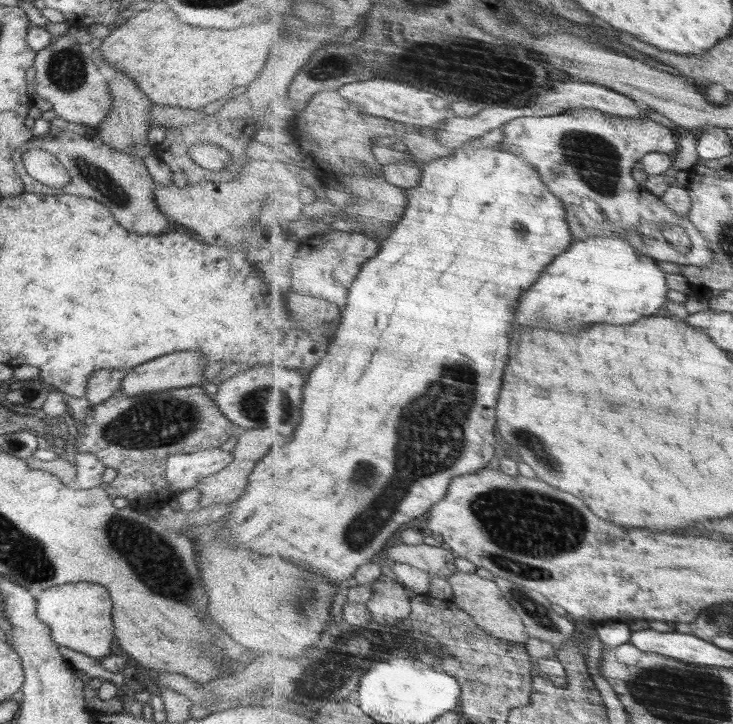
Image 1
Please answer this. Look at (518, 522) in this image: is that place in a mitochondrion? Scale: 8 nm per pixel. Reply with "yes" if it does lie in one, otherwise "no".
yes

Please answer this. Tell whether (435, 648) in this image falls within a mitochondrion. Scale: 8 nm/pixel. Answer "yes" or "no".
yes

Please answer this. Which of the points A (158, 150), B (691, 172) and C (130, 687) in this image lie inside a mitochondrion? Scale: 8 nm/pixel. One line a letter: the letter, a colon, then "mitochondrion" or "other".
A: other
B: other
C: other

